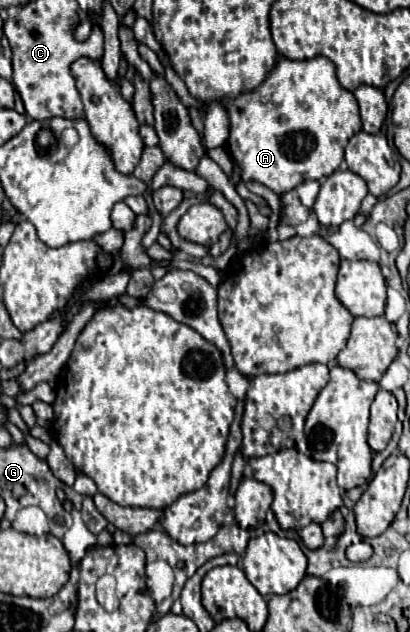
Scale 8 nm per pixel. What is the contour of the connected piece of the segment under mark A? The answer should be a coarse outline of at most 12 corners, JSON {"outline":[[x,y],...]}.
{"outline":[[329,58],[227,100],[243,182],[331,176],[361,130]]}

